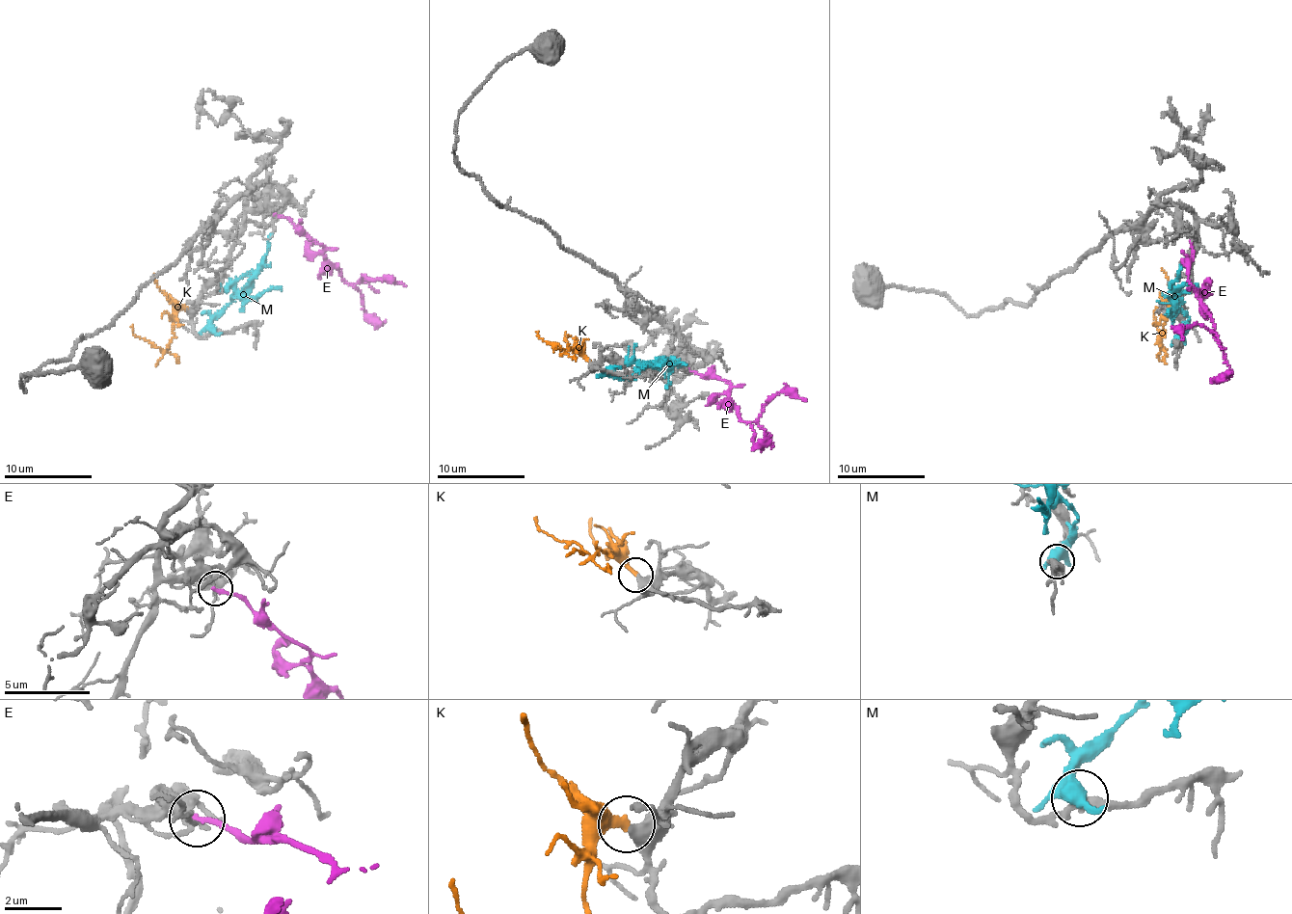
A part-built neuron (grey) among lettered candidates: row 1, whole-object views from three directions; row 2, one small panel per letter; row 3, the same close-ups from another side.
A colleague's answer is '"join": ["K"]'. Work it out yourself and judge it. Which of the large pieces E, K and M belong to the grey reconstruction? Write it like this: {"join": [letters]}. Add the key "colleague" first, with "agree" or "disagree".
{"colleague": "agree", "join": ["K"]}

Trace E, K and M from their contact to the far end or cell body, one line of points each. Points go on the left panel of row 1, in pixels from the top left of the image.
E: (276, 215), (287, 217), (317, 244), (338, 275), (348, 282), (357, 283), (363, 276), (394, 280), (406, 285)
K: (184, 309), (174, 317), (174, 337), (164, 351), (132, 333), (132, 324)
M: (214, 330), (212, 320), (242, 289), (267, 255), (267, 241), (273, 234)

